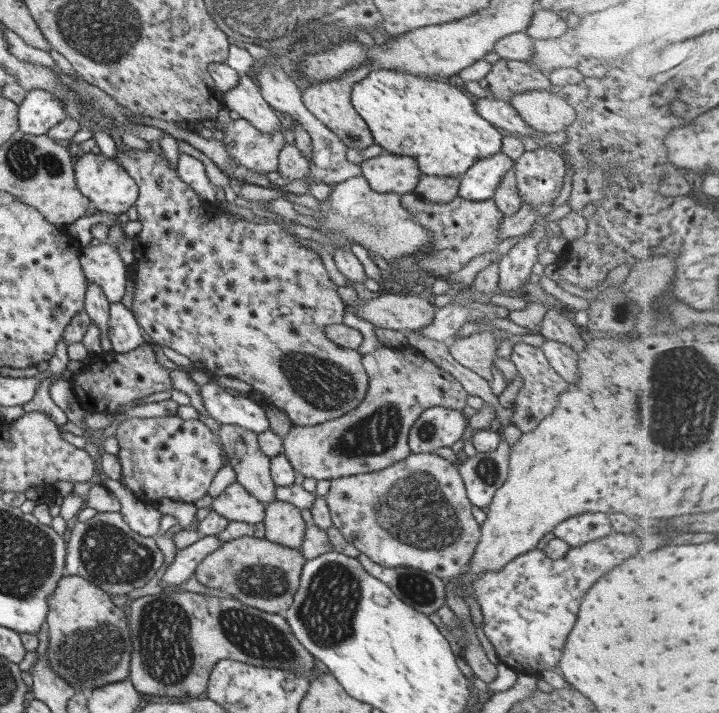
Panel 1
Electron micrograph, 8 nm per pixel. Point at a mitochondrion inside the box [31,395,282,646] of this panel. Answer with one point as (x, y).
(108, 555)

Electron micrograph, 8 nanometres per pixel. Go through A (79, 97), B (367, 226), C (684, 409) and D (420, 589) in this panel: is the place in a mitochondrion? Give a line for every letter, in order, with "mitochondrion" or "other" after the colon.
A: mitochondrion
B: mitochondrion
C: mitochondrion
D: mitochondrion

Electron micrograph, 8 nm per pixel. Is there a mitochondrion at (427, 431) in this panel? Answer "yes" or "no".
yes

